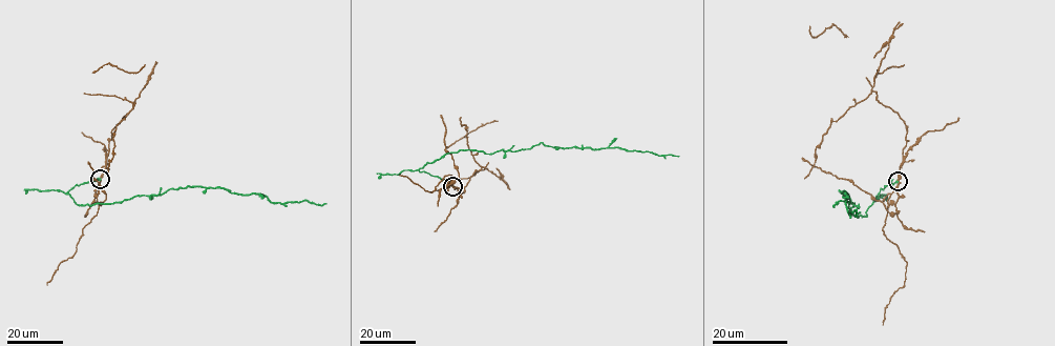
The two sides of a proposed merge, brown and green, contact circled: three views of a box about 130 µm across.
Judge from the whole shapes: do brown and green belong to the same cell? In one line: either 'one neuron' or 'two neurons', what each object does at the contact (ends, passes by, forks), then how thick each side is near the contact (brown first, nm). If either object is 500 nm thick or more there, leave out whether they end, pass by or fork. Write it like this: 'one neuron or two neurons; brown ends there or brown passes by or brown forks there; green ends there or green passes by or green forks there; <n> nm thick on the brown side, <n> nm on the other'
two neurons; brown passes by; green ends there; 320 nm thick on the brown side, 400 nm on the other

